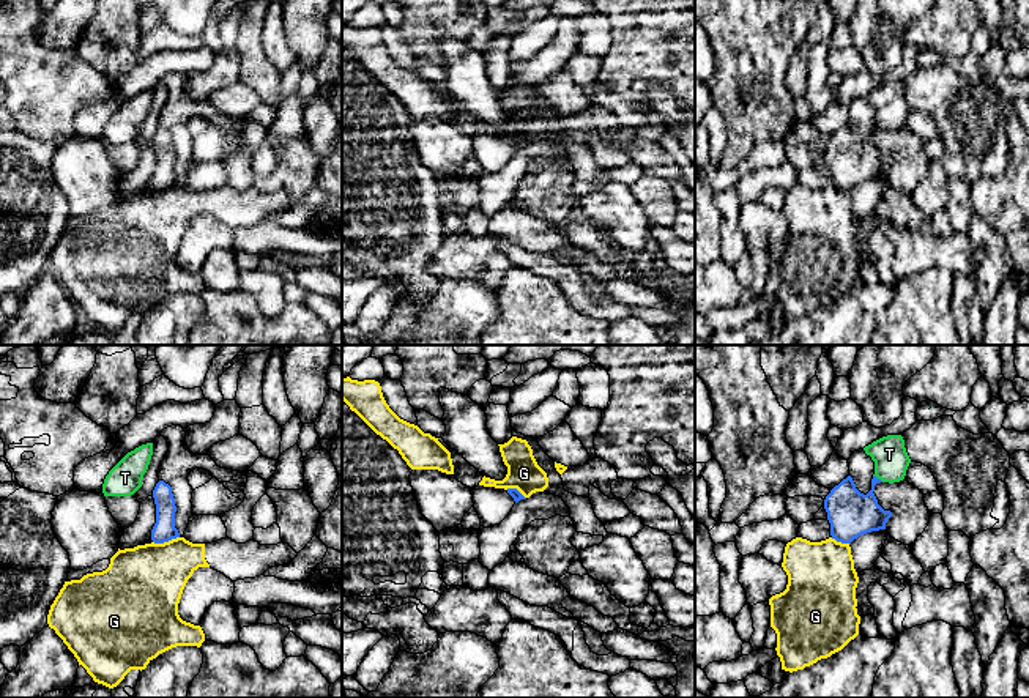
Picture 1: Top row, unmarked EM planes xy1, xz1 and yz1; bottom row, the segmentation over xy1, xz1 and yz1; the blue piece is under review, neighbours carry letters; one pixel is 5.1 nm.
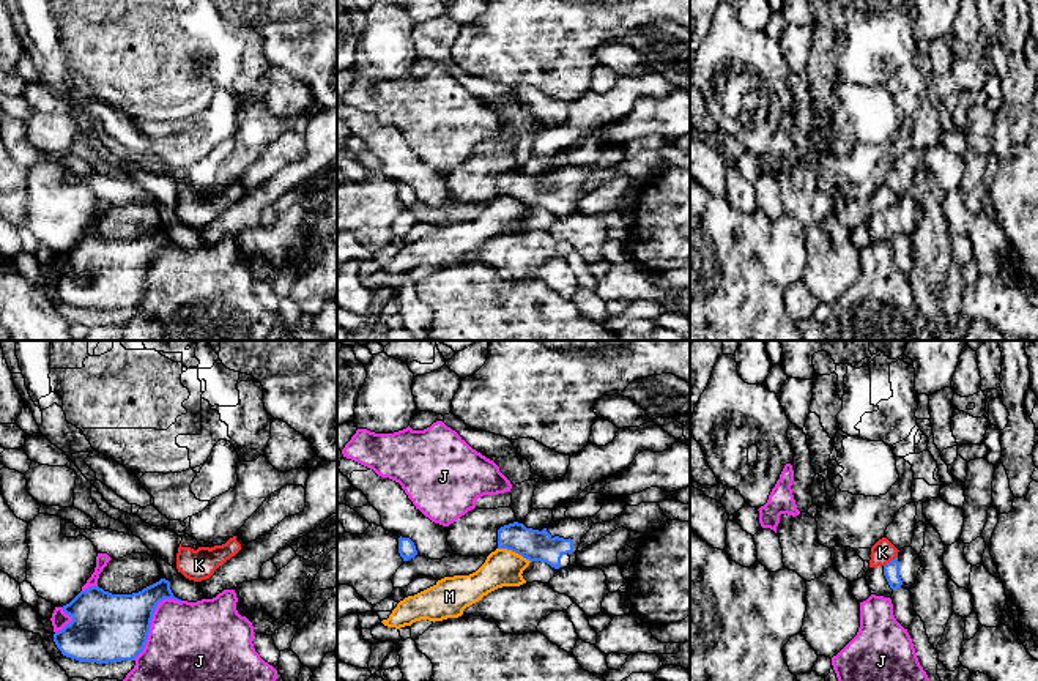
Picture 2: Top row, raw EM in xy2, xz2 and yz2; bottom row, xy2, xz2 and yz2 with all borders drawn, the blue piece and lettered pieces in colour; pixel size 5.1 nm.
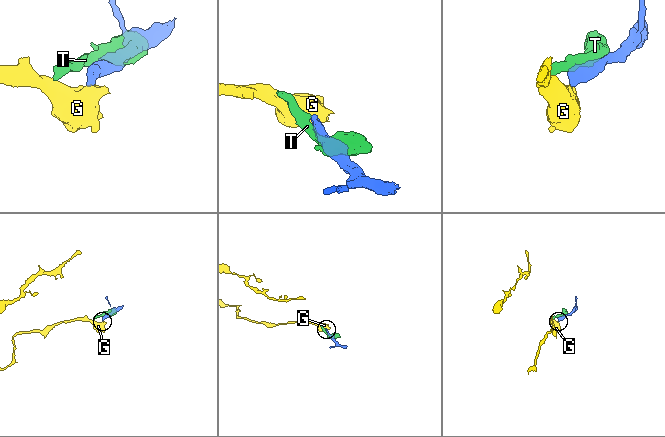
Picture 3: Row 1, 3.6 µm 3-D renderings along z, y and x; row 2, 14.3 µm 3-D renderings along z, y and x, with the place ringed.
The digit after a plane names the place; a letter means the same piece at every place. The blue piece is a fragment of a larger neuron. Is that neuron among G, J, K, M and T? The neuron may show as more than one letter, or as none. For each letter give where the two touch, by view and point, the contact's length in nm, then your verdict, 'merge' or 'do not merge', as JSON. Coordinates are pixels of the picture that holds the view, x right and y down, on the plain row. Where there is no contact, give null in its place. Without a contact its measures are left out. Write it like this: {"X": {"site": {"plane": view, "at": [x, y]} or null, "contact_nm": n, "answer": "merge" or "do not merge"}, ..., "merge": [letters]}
{"G": {"site": {"plane": "xy1", "at": [166, 188]}, "contact_nm": 140, "answer": "do not merge"}, "J": {"site": {"plane": "xy2", "at": [151, 265]}, "contact_nm": 400, "answer": "do not merge"}, "K": {"site": {"plane": "yz2", "at": [892, 207]}, "contact_nm": 90, "answer": "do not merge"}, "M": {"site": {"plane": "xz2", "at": [515, 199]}, "contact_nm": 190, "answer": "do not merge"}, "T": {"site": {"plane": "yz1", "at": [876, 125]}, "contact_nm": 70, "answer": "do not merge"}, "merge": []}

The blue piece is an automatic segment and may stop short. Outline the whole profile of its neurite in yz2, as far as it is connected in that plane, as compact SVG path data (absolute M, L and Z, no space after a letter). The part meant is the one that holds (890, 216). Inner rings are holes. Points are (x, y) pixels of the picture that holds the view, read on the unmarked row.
M904 194L885 213L869 214L866 229L871 241L890 244L895 236L910 236L917 227L921 208L912 194Z

